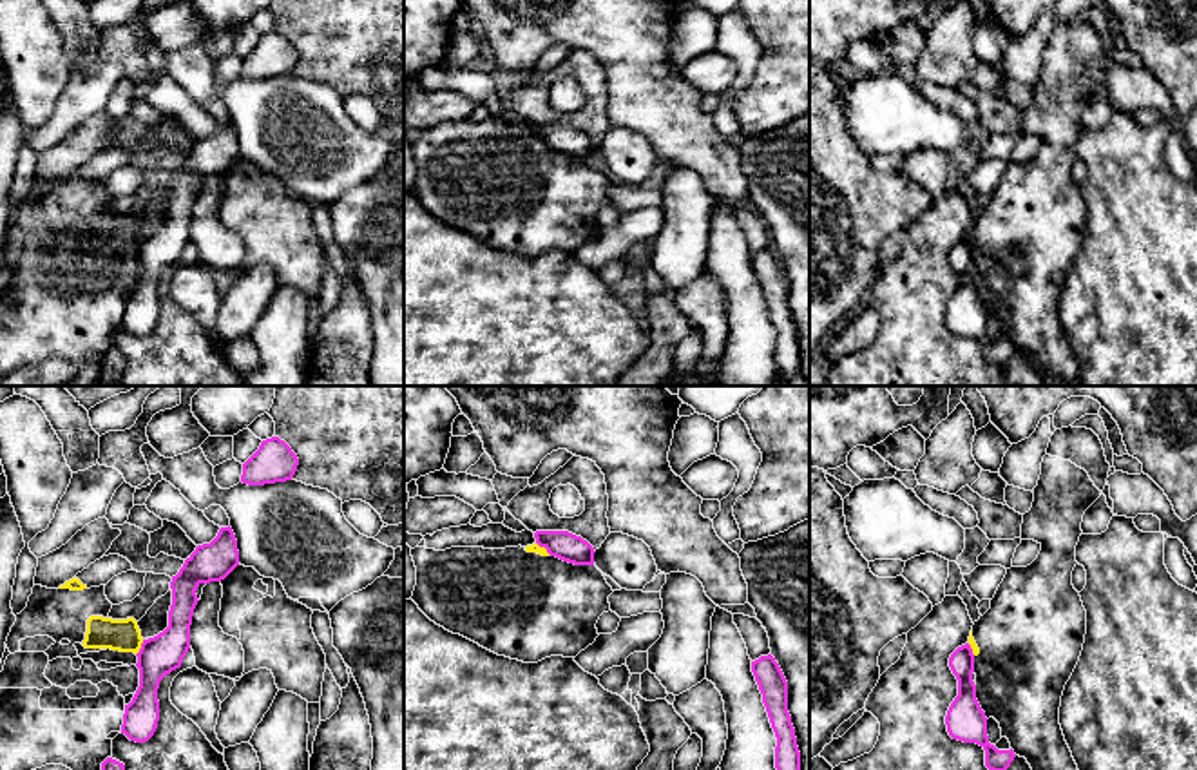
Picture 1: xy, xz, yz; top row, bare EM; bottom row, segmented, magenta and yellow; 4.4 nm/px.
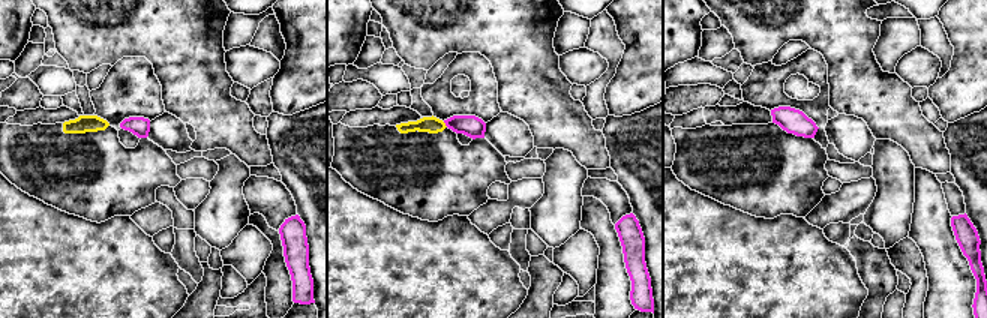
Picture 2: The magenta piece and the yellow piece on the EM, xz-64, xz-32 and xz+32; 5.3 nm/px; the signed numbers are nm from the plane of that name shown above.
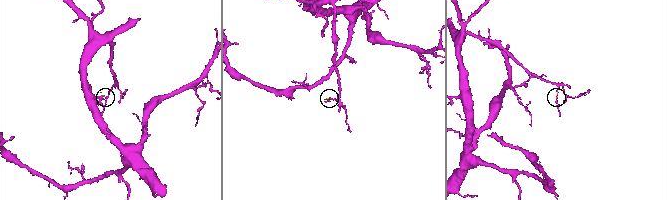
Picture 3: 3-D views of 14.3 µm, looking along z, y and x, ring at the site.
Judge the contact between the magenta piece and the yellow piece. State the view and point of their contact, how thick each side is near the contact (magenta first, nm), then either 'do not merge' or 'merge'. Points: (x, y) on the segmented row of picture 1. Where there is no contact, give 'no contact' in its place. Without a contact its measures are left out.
xy (142, 647) | 180/140 nm | do not merge

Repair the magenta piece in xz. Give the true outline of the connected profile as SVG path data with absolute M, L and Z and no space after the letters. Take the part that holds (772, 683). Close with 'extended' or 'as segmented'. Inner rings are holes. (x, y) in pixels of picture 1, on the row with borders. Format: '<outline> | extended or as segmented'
M771 654L752 661L752 672L762 694L771 728L777 737L775 768L800 770L800 752L788 712L788 681Z | as segmented

